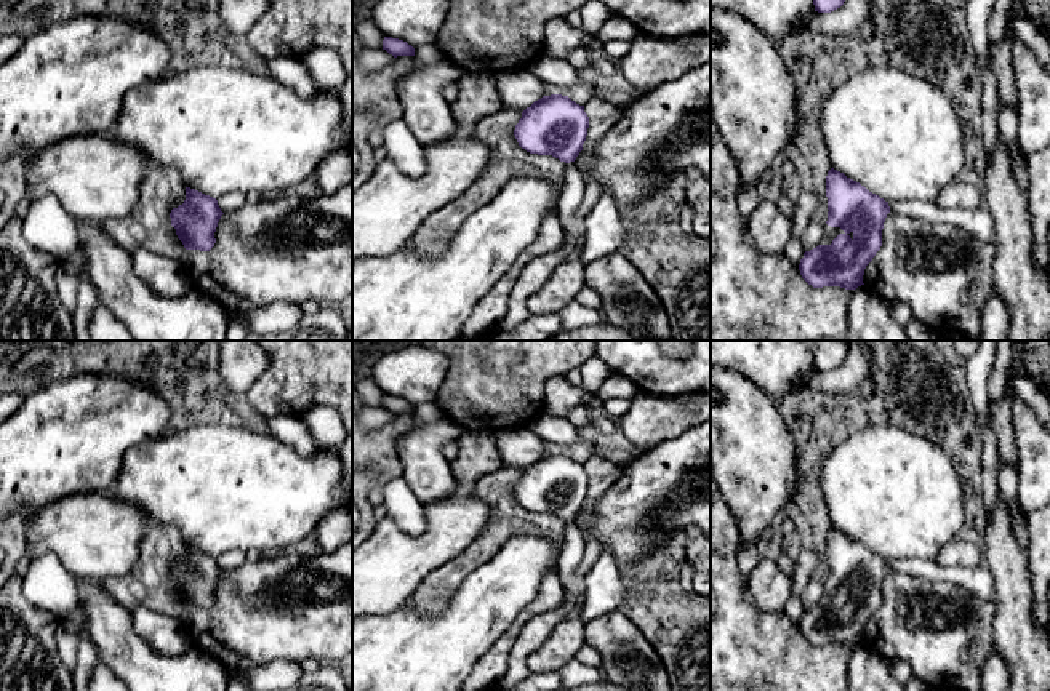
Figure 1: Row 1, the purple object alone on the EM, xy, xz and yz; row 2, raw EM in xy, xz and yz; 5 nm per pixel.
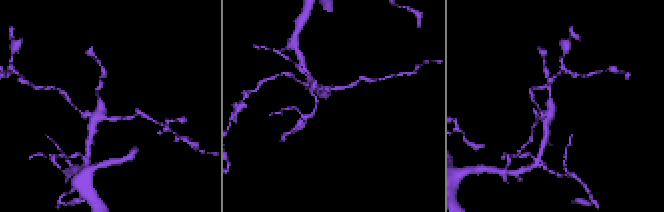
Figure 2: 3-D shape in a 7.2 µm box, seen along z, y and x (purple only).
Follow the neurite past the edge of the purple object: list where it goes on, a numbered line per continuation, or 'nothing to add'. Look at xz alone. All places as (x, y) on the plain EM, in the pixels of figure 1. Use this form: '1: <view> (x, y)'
1: xz (573, 546)

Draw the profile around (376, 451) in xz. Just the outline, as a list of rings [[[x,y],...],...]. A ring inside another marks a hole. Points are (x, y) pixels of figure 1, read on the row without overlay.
[[[352,389],[352,472],[367,470],[371,477],[367,497],[376,509],[383,504],[386,485],[403,475],[399,438],[413,427],[415,414],[397,414],[383,427],[371,430],[359,421],[362,405]]]

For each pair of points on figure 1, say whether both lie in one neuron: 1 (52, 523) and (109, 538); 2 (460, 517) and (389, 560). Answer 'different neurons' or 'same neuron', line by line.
1: same neuron
2: same neuron

